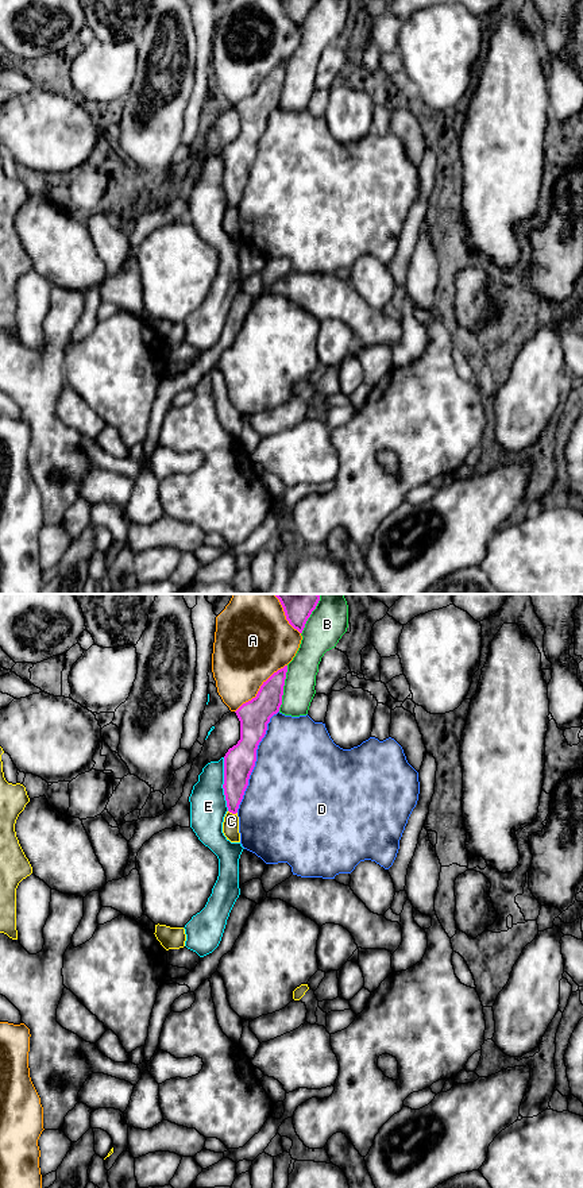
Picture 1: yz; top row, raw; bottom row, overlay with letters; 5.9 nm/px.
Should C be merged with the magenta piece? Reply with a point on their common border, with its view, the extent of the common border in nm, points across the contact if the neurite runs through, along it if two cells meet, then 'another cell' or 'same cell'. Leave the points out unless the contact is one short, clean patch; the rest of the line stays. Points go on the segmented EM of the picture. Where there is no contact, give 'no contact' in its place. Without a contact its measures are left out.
contact yz (232, 813); length 60 nm; border yz (228, 810), (236, 813); another cell

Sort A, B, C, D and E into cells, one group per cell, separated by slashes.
A / B / C / D / E

